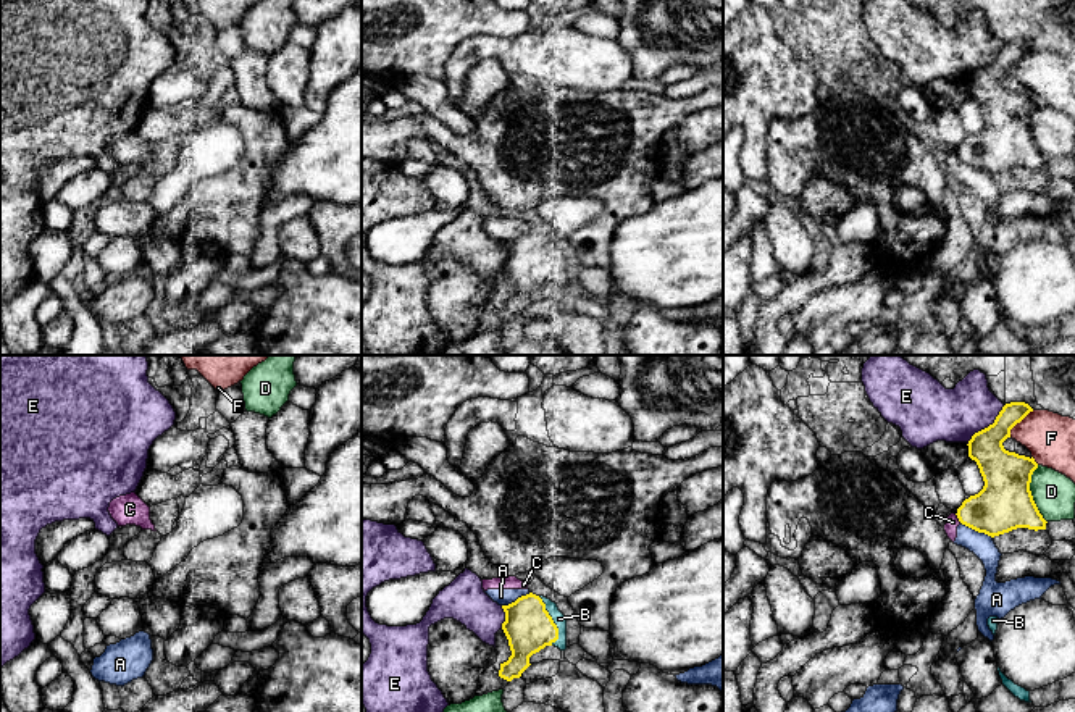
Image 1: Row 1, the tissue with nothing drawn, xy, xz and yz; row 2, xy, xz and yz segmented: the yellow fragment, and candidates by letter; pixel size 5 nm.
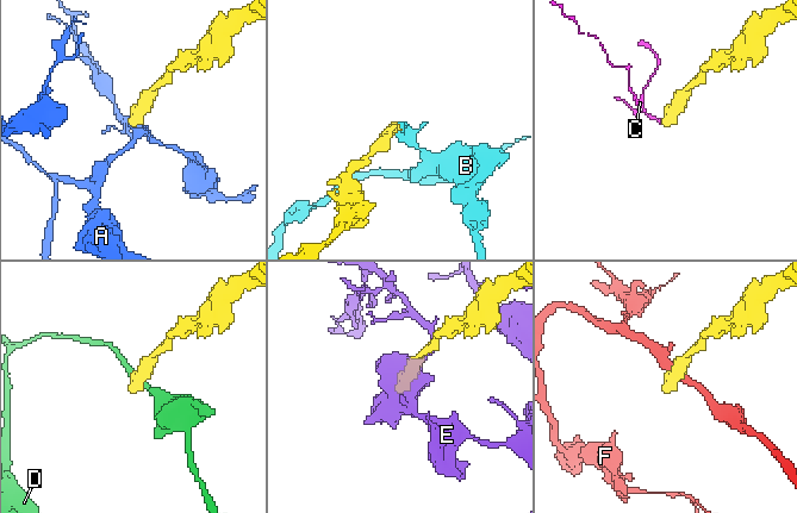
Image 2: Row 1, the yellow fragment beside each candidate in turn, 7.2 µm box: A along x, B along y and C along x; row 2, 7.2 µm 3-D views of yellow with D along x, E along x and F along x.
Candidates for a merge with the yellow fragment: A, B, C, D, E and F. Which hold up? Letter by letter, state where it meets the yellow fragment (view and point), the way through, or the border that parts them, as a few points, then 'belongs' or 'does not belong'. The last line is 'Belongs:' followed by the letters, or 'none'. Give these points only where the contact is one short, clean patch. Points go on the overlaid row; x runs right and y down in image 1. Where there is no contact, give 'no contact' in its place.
A: meets yellow in yz at (977, 530); border along yz (961, 522), (991, 538); does not belong
B: meets yellow in xz at (552, 620); belongs
C: meets yellow in yz at (957, 517); border along yz (954, 514), (961, 522); does not belong
D: meets yellow in yz at (1030, 494); border along yz (1037, 465), (1032, 475), (1030, 494), (1046, 522); does not belong
E: meets yellow in yz at (988, 427); does not belong
F: meets yellow in yz at (1019, 422); does not belong
Belongs: B

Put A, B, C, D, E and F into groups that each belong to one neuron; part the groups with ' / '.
A C / B / D / E / F

